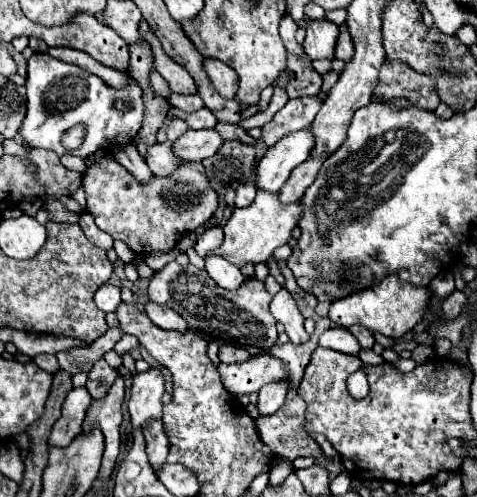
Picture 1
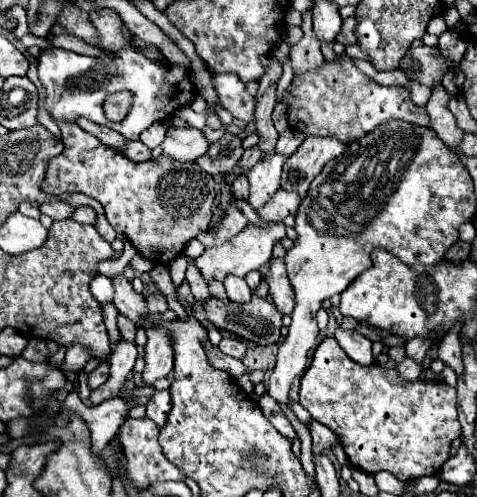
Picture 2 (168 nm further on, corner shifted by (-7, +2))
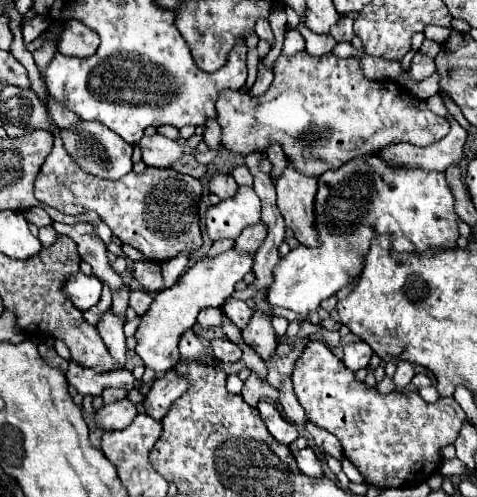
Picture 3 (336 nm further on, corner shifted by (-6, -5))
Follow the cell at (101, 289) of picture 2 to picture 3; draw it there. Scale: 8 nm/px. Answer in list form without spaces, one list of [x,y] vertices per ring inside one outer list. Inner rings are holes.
[[[78,272],[70,276],[70,282],[66,282],[66,292],[76,308],[88,310],[100,302],[102,282],[94,276],[84,276],[82,272]]]

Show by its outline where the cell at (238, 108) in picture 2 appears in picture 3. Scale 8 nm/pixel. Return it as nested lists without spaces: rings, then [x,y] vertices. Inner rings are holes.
[[[300,52],[288,58],[280,56],[272,70],[274,84],[260,98],[250,98],[244,90],[224,90],[216,100],[222,144],[234,152],[266,150],[276,140],[300,172],[322,176],[326,170],[390,144],[434,144],[450,130],[448,120],[432,114],[424,100],[418,100],[416,108],[416,98],[402,86],[368,80],[354,58],[336,58],[334,54],[314,58]]]

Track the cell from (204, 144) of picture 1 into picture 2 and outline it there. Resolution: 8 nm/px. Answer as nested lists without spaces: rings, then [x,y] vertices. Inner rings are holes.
[[[169,129],[167,137],[161,143],[163,153],[173,157],[175,161],[195,161],[203,153],[207,153],[209,141],[203,137],[199,129]]]

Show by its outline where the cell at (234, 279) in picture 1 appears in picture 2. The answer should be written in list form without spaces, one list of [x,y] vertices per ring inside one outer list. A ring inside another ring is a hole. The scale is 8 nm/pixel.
[[[229,275],[229,277],[225,279],[225,289],[227,289],[229,299],[235,301],[235,303],[247,303],[247,301],[251,301],[251,297],[253,297],[253,293],[251,293],[251,289],[249,289],[249,285],[245,283],[243,277]]]

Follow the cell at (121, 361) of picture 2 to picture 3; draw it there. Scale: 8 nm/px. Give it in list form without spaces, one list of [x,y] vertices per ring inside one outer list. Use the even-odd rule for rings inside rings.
[[[108,310],[102,316],[102,320],[98,322],[98,326],[96,326],[98,332],[100,332],[100,336],[102,336],[102,340],[106,342],[108,350],[110,350],[112,358],[120,364],[120,368],[124,368],[124,364],[126,364],[126,352],[128,352],[122,326],[124,326],[124,322],[118,316],[114,316],[112,310]]]

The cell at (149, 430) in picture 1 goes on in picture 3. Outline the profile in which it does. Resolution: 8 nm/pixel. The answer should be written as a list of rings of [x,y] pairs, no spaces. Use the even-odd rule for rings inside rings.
[[[170,370],[162,378],[158,378],[150,392],[144,398],[144,410],[148,416],[152,416],[156,422],[162,422],[162,418],[168,414],[172,402],[180,398],[186,392],[186,380],[178,380],[176,372]]]

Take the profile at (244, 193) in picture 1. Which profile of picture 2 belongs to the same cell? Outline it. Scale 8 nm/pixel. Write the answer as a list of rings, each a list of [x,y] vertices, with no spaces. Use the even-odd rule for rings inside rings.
[[[245,175],[235,177],[235,181],[233,181],[233,185],[231,185],[233,195],[235,195],[235,197],[239,197],[239,199],[245,199],[245,197],[247,197],[247,189],[249,189],[247,177],[245,177]]]

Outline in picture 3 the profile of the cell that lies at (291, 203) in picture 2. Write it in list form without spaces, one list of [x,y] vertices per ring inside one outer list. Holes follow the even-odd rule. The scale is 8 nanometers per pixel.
[[[264,222],[252,224],[252,226],[244,228],[244,230],[242,230],[242,234],[236,238],[236,246],[234,246],[234,250],[254,254],[254,252],[262,246],[262,242],[264,242],[266,234],[268,234],[268,226],[266,226]]]

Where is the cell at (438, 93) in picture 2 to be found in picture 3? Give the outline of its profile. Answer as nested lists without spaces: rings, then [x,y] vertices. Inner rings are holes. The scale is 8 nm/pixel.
[[[420,52],[412,58],[412,64],[410,64],[410,76],[414,78],[414,80],[426,80],[426,78],[430,78],[432,74],[434,74],[434,70],[436,70],[436,64],[434,64],[434,60],[426,60],[426,56],[422,56]]]

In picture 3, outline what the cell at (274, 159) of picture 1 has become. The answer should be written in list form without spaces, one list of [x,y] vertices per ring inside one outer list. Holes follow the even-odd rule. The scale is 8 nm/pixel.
[[[240,186],[236,196],[210,206],[206,212],[206,230],[212,240],[236,238],[242,228],[260,220],[260,198],[252,186]]]

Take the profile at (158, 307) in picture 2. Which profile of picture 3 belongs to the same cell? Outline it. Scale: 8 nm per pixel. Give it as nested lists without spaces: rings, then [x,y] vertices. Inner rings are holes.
[[[138,290],[138,292],[130,292],[130,306],[136,310],[138,316],[146,314],[150,310],[150,304],[152,304],[152,296],[144,290]]]

